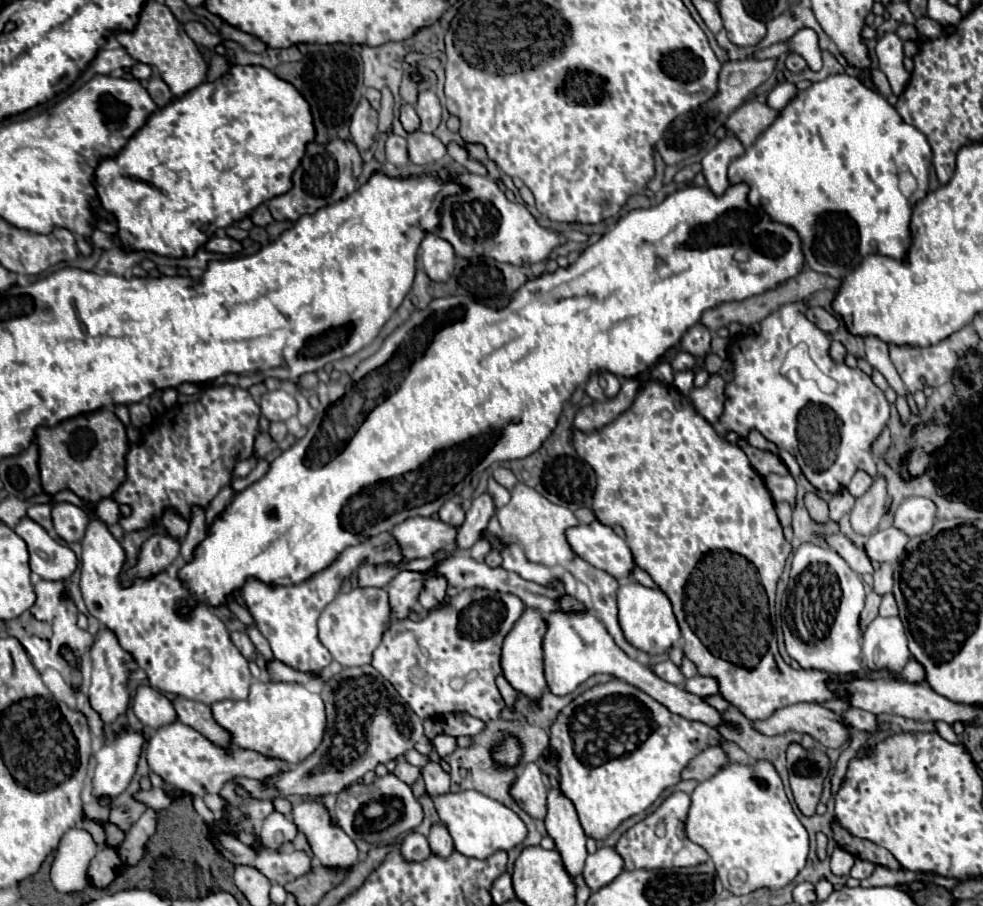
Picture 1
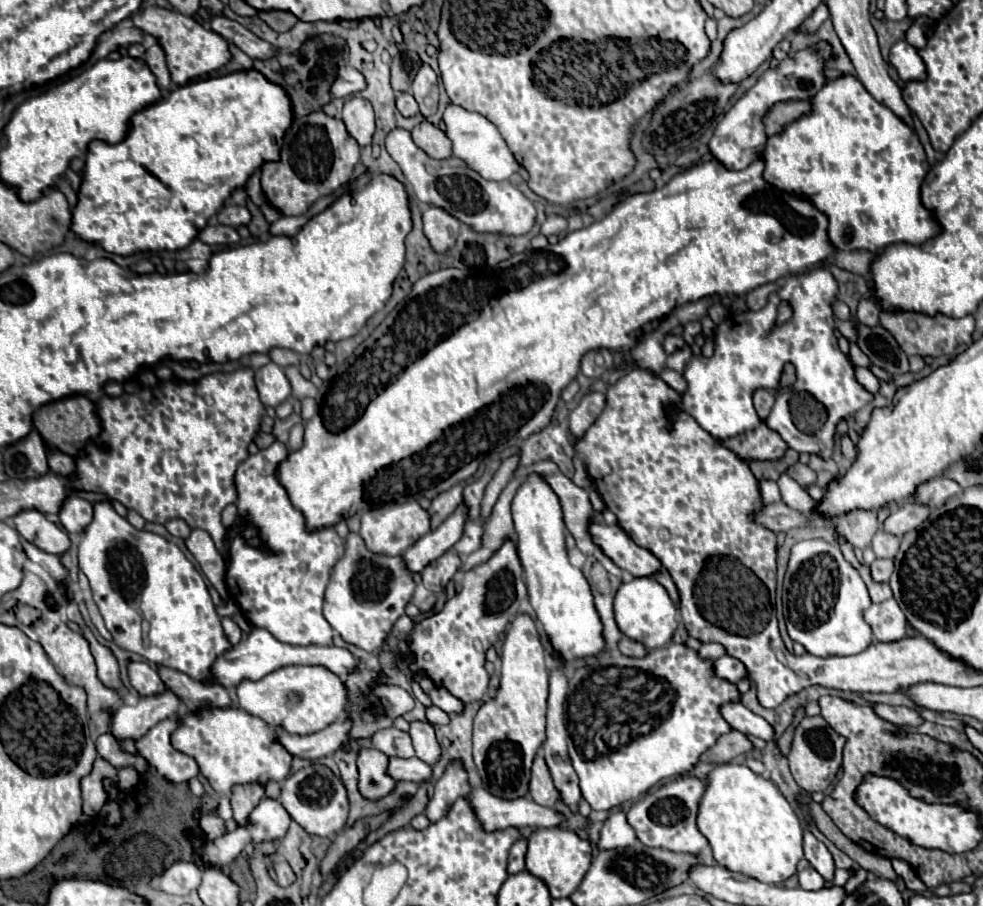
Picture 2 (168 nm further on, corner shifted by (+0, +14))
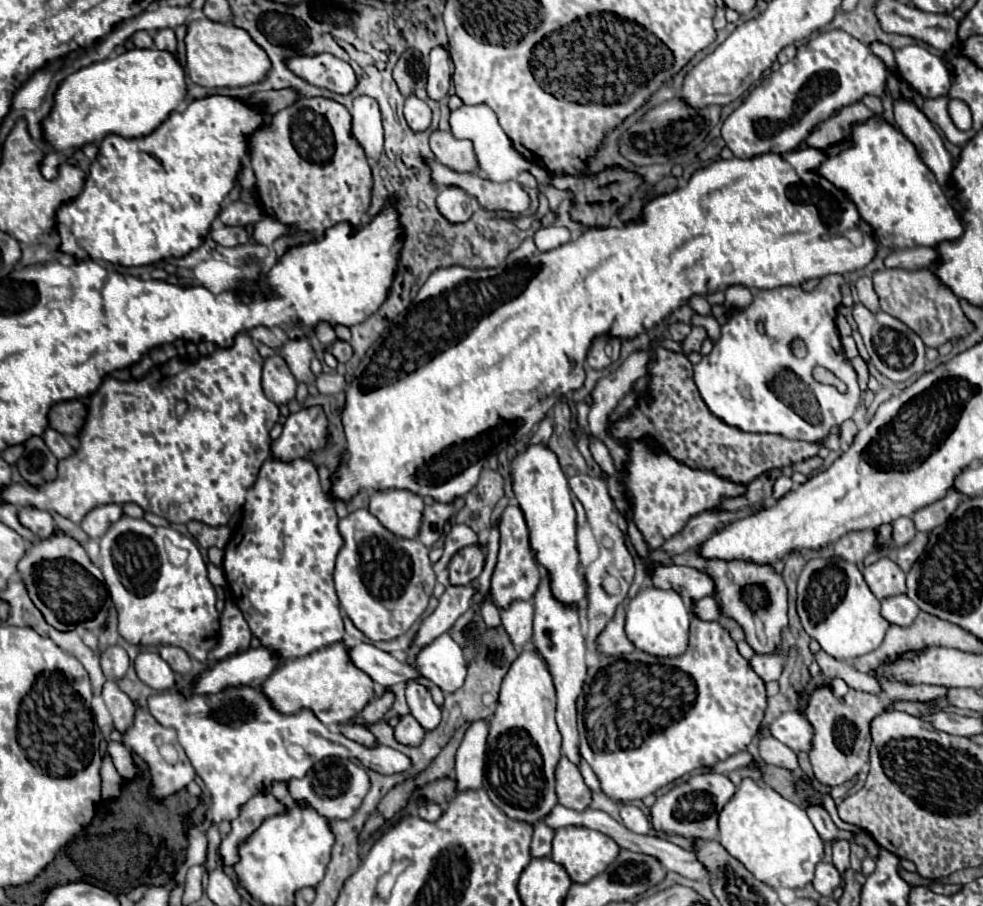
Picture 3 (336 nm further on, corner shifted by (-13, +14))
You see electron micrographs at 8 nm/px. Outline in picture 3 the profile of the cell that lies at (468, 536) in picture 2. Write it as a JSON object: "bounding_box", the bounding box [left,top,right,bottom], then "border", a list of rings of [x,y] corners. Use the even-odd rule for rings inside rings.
{"bounding_box":[434,524,480,574],"border":[[[452,524],[452,530],[450,534],[446,534],[444,538],[444,554],[442,558],[434,564],[434,570],[436,574],[444,574],[444,562],[448,564],[448,560],[460,550],[460,548],[466,548],[466,546],[472,546],[472,544],[480,544],[478,542],[478,534],[466,526],[466,524]]]}

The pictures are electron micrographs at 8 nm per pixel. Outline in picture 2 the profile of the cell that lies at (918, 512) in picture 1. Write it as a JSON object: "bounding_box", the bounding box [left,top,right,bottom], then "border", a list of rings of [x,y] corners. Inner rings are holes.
{"bounding_box":[915,476,961,508],"border":[[[939,476],[939,478],[933,478],[919,486],[919,490],[915,494],[915,502],[937,508],[937,506],[943,506],[947,502],[947,498],[951,498],[959,492],[961,492],[961,486],[957,486],[957,482],[953,482],[947,476]]]}

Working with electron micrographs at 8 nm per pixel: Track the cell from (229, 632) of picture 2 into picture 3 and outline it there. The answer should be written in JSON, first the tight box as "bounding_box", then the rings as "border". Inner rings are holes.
{"bounding_box":[210,602,252,662],"border":[[[226,602],[226,610],[220,616],[220,634],[222,640],[218,642],[218,646],[210,652],[210,662],[218,662],[230,654],[238,654],[242,650],[250,648],[250,640],[252,640],[252,632],[250,626],[244,618],[244,614],[240,612],[240,608],[232,602]]]}

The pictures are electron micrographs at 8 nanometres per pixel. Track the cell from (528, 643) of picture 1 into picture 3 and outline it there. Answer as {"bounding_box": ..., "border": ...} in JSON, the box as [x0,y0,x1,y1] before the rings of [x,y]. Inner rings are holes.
{"bounding_box":[482,648,562,824],"border":[[[536,648],[522,650],[504,676],[498,706],[490,720],[482,786],[490,800],[510,818],[534,824],[558,802],[554,794],[554,766],[560,758],[562,738],[558,734],[554,714],[556,690],[548,664]]]}

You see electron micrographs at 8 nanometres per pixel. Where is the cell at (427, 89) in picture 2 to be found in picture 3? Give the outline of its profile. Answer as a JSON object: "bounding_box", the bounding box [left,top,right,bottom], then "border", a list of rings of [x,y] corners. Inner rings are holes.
{"bounding_box":[426,48,452,100],"border":[[[434,48],[430,52],[430,66],[428,66],[428,84],[426,92],[432,100],[442,100],[452,84],[450,78],[450,60],[444,48]]]}

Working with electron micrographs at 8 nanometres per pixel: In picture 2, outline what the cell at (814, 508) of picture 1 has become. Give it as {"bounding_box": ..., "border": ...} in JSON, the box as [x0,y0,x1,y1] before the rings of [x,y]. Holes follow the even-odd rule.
{"bounding_box":[785,462,815,486],"border":[[[797,462],[797,464],[793,464],[793,466],[789,466],[787,470],[785,470],[797,484],[801,484],[801,486],[807,486],[807,484],[813,484],[815,482],[815,472],[809,468],[809,466],[805,466],[805,464],[801,464],[801,462]]]}

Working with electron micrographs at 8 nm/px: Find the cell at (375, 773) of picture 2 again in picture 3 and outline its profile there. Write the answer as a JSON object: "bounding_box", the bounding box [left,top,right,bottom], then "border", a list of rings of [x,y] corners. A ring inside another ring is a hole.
{"bounding_box":[338,722,378,748],"border":[[[348,722],[348,724],[338,724],[338,730],[346,738],[350,738],[350,740],[362,744],[362,746],[368,746],[368,748],[376,748],[378,746],[378,740],[374,738],[374,734],[370,730],[366,730],[364,726],[358,726],[354,722]]]}

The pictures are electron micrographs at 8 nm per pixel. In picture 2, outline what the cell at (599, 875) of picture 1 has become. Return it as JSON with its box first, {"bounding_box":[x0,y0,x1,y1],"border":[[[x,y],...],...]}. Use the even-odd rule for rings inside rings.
{"bounding_box":[599,812,637,850],"border":[[[625,812],[611,814],[611,816],[605,820],[605,826],[603,826],[601,838],[599,838],[599,848],[601,848],[601,850],[625,848],[625,846],[633,846],[635,842],[637,842],[635,830],[629,826]]]}

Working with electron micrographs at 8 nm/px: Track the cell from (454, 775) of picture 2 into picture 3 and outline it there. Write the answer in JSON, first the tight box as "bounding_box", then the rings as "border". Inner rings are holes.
{"bounding_box":[456,722,488,790],"border":[[[474,722],[464,734],[464,740],[456,754],[456,790],[478,790],[482,788],[484,776],[484,754],[486,754],[488,722]]]}

